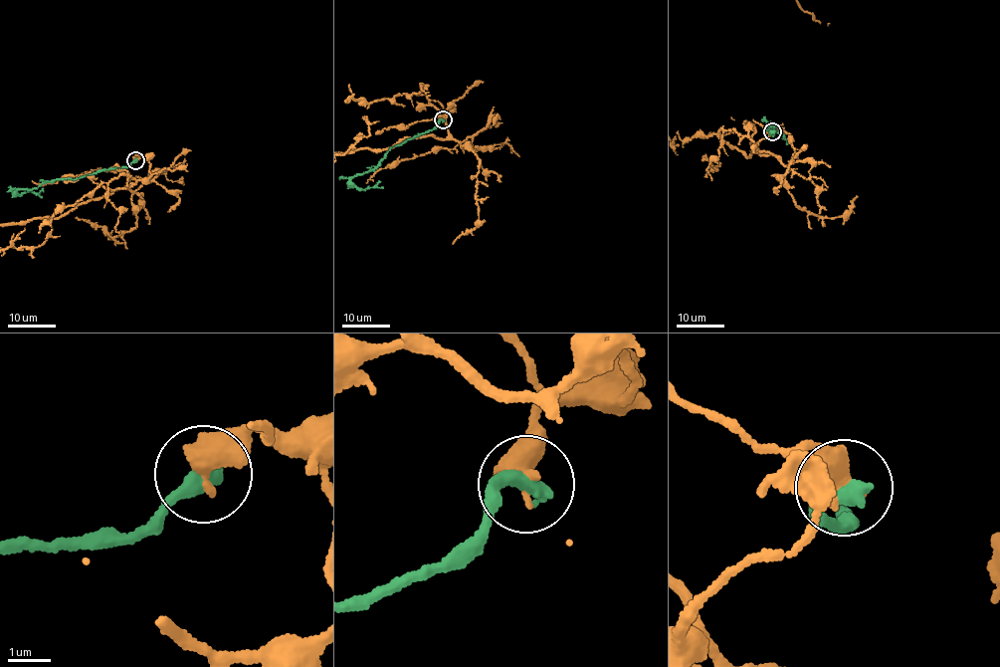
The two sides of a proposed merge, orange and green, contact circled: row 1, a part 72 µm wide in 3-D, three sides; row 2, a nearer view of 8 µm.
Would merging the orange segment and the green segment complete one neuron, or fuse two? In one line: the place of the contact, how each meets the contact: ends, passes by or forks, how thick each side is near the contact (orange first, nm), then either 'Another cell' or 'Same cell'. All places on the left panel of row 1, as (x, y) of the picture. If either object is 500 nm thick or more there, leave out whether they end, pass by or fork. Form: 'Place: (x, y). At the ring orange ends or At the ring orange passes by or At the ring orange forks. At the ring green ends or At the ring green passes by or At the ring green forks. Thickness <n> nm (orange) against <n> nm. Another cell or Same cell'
Place: (135, 160). Thickness 600 nm (orange) against 440 nm. Another cell

